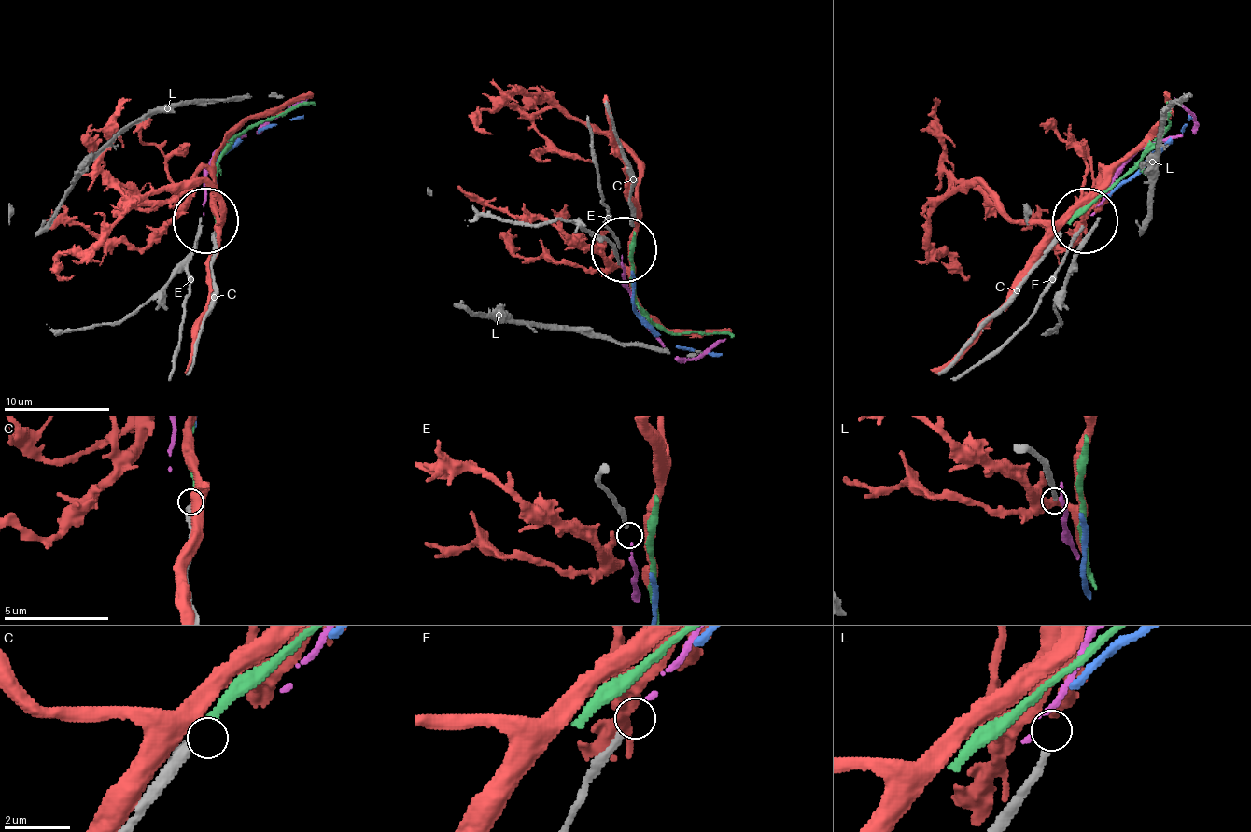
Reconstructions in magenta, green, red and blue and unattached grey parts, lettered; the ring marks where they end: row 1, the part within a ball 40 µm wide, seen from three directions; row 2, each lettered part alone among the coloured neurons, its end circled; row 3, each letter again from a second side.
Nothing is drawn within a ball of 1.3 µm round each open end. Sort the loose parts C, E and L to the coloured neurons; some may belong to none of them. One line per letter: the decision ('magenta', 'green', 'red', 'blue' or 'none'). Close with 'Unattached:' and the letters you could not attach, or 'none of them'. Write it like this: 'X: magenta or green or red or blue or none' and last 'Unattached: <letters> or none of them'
C: green
E: magenta
L: none
Unattached: L

